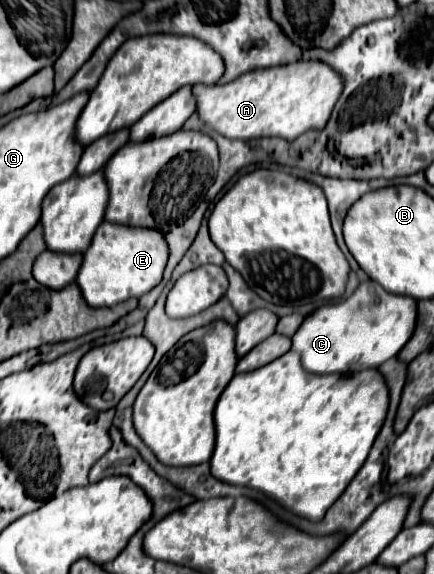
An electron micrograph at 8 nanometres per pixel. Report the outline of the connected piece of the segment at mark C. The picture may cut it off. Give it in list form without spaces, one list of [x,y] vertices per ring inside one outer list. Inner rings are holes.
[[[365,280],[349,298],[325,304],[311,312],[293,334],[293,350],[299,352],[303,368],[313,374],[351,374],[365,368],[379,368],[407,344],[415,320],[415,298],[391,294],[375,280]]]

